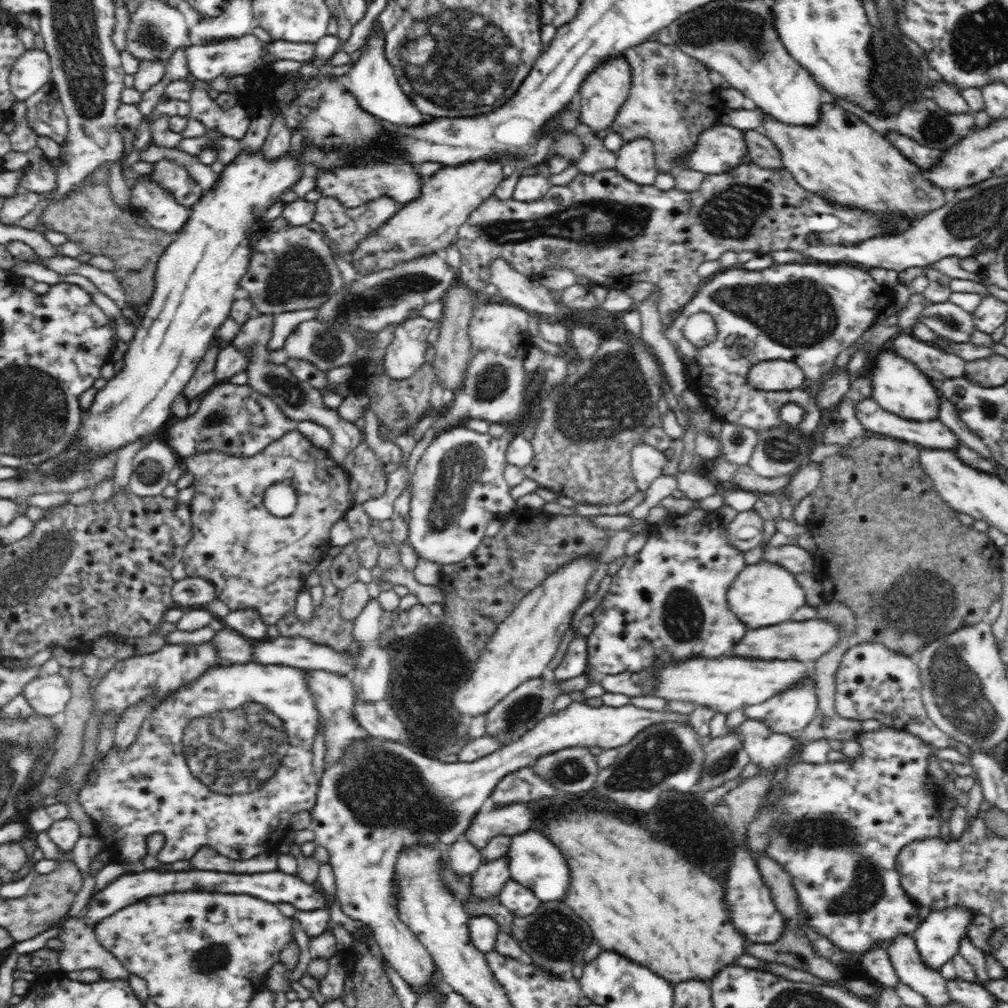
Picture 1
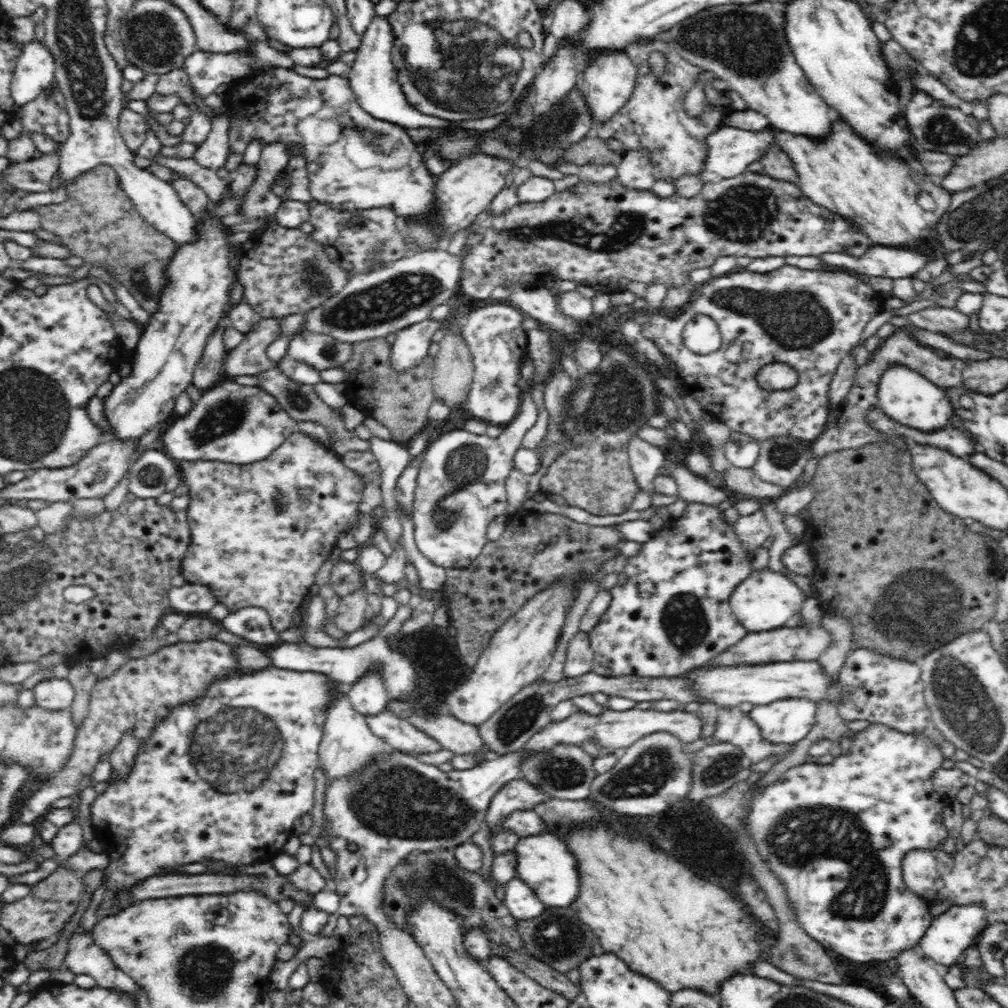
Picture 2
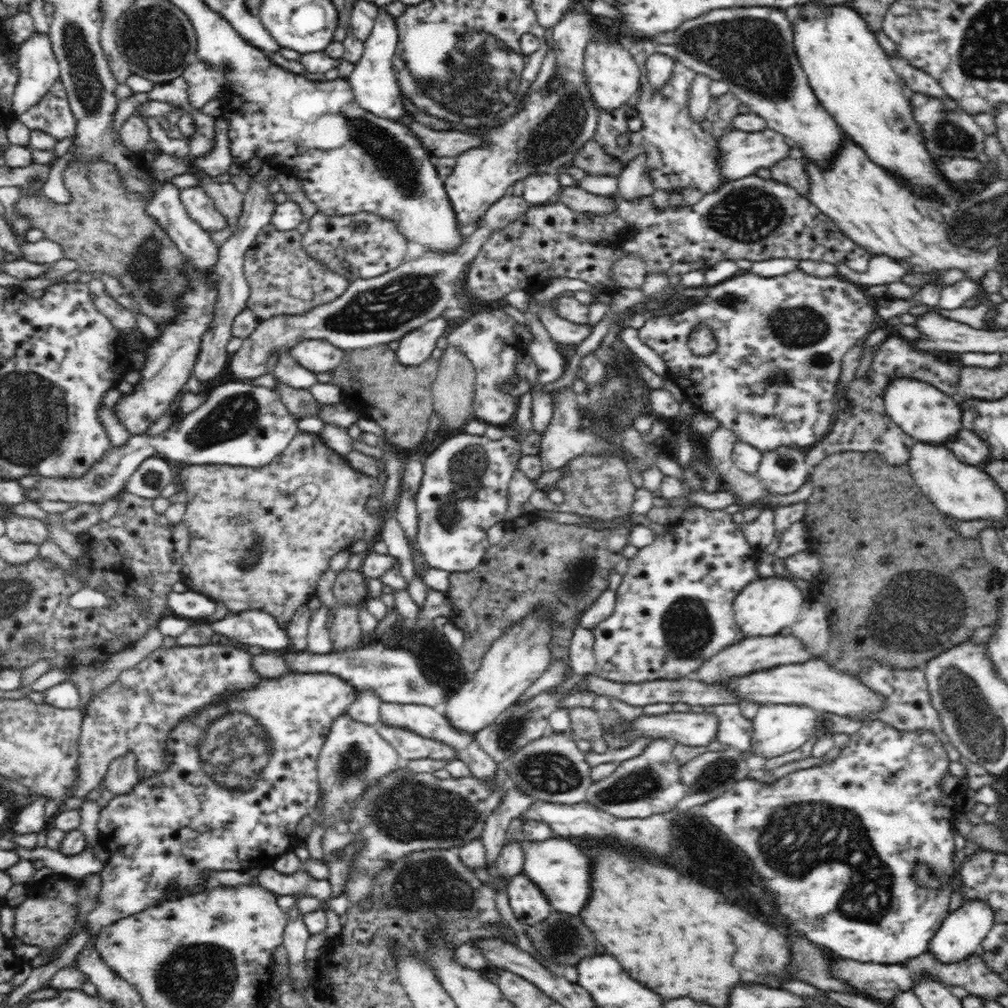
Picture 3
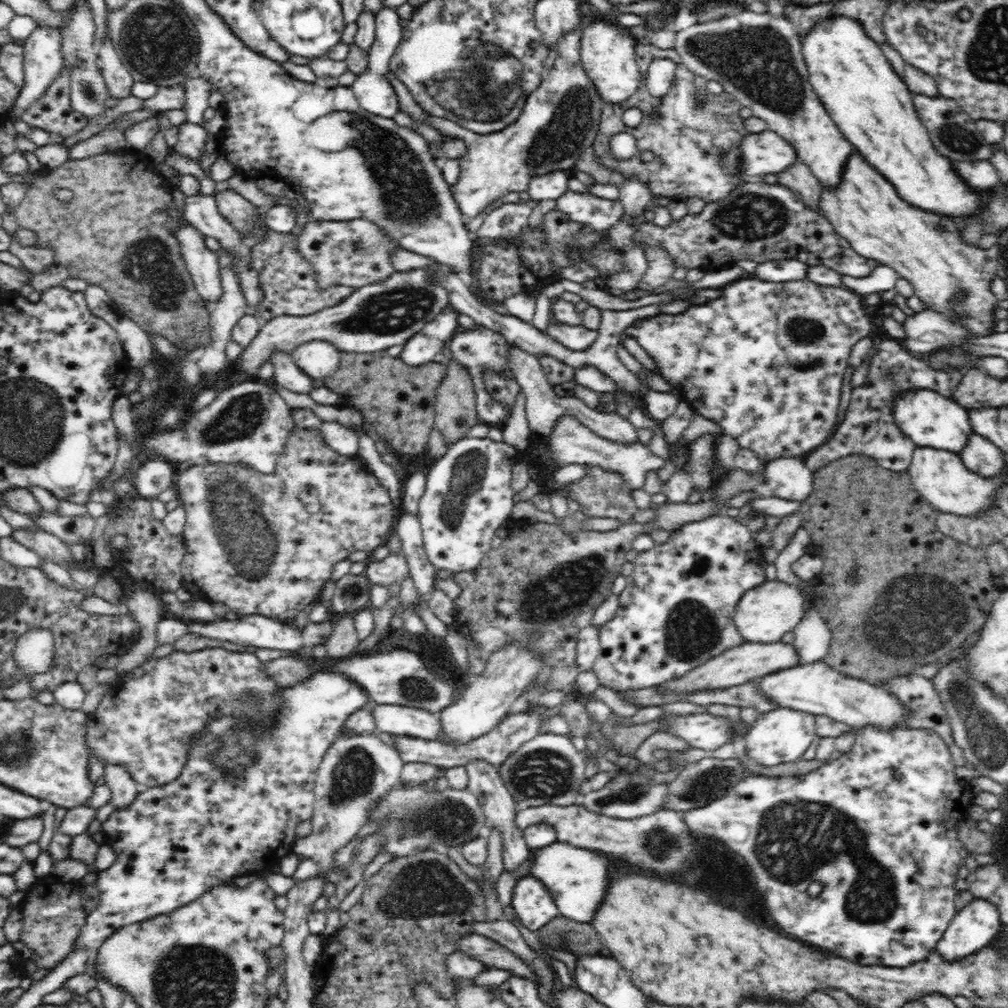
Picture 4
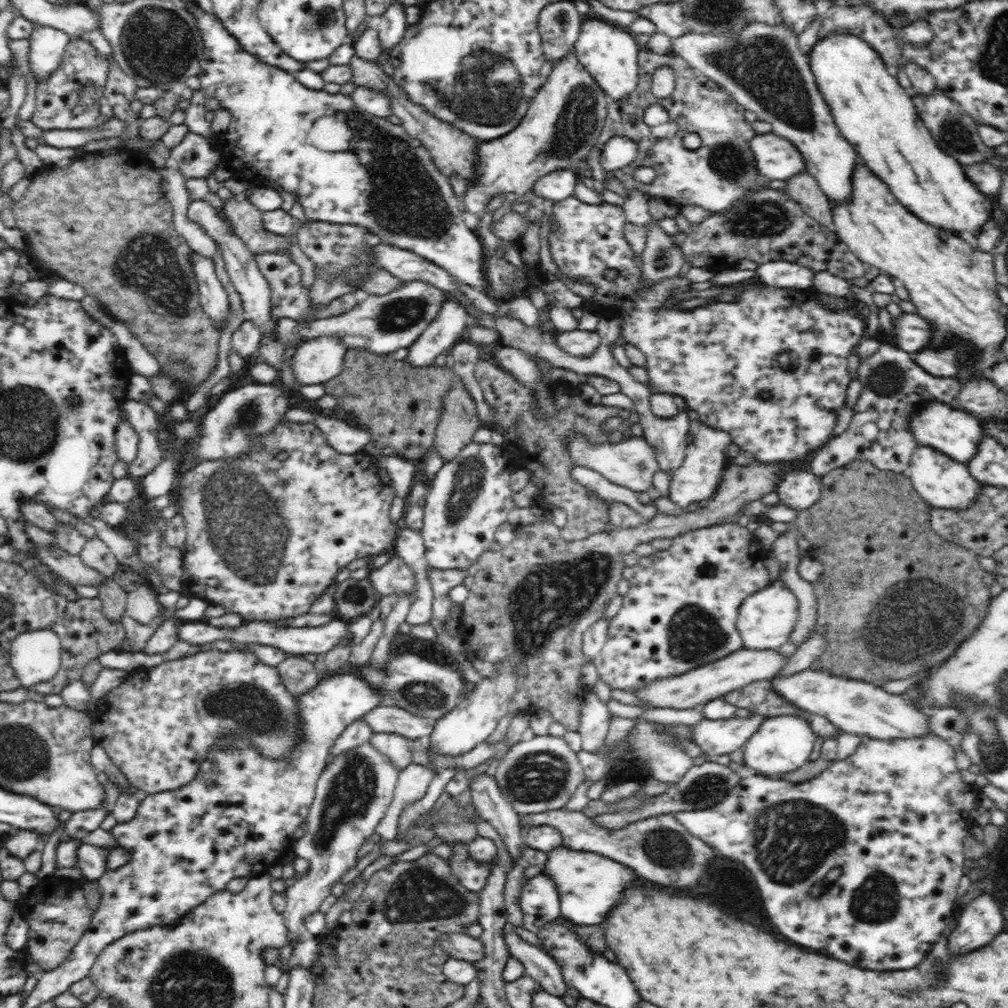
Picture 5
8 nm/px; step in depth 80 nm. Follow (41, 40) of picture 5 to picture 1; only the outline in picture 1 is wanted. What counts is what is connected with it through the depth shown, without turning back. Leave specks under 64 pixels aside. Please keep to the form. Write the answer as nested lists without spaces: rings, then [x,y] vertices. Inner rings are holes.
[[[27,49],[11,68],[9,83],[17,101],[25,101],[40,88],[50,86],[50,81],[50,58],[45,50]]]

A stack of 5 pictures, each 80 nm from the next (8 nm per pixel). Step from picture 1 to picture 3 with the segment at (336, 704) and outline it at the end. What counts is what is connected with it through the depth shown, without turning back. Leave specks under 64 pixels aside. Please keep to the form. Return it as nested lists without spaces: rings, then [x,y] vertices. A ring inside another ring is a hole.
[[[348,712],[346,714],[340,714],[332,726],[330,726],[330,732],[326,736],[326,743],[322,746],[319,759],[317,762],[318,780],[319,780],[319,796],[322,796],[324,800],[324,820],[322,826],[326,828],[334,828],[336,826],[340,831],[346,829],[348,822],[350,822],[350,800],[362,796],[366,792],[366,788],[370,786],[376,786],[378,782],[382,782],[382,778],[390,772],[396,772],[398,768],[398,757],[397,751],[380,736],[380,733],[376,731],[374,726],[364,724],[354,720]]]

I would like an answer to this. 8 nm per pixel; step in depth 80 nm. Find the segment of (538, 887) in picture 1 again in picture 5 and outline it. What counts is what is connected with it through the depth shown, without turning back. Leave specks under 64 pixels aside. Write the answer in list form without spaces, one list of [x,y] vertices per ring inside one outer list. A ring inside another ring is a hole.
[[[558,846],[546,852],[546,864],[541,874],[554,879],[560,893],[561,917],[582,926],[602,925],[610,910],[620,904],[624,890],[638,882],[638,874],[611,858],[570,847]]]

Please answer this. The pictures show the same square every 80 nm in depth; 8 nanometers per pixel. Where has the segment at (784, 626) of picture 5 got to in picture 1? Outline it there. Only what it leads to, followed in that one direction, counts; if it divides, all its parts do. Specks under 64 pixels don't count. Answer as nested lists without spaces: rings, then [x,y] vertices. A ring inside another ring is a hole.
[[[766,560],[744,566],[728,588],[727,602],[730,611],[750,629],[786,622],[800,607],[807,605],[804,589],[795,579],[795,574]]]

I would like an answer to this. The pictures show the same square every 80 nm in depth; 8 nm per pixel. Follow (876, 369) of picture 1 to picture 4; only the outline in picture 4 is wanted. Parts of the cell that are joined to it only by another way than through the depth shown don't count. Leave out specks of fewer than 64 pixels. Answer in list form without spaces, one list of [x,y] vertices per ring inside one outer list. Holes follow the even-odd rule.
[[[902,390],[892,402],[892,415],[902,432],[917,446],[947,450],[957,455],[960,455],[962,448],[968,444],[968,436],[973,433],[968,411],[951,398],[944,398],[934,390]]]

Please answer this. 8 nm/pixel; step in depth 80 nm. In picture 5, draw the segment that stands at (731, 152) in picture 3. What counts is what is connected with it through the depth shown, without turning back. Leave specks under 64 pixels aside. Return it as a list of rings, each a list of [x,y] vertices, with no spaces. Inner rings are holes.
[[[773,132],[757,134],[750,142],[758,174],[768,180],[788,180],[807,170],[802,153],[794,143]]]

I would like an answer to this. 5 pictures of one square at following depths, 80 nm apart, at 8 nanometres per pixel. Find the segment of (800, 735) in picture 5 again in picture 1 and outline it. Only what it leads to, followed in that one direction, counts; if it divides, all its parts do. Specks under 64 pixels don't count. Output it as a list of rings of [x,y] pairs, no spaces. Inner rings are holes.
[[[812,678],[774,694],[762,704],[745,706],[748,719],[763,722],[771,732],[796,738],[816,716],[817,694]]]

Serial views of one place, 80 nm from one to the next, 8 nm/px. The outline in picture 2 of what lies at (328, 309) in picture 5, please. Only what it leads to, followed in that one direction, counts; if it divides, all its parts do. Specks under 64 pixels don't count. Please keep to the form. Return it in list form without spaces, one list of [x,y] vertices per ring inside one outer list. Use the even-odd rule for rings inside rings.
[[[274,218],[252,231],[250,238],[243,244],[242,250],[240,268],[237,270],[238,280],[244,287],[245,302],[262,319],[280,319],[290,314],[304,315],[326,302],[328,298],[332,298],[332,295],[338,294],[349,279],[347,272],[330,261],[328,253],[319,242],[311,240],[308,234],[298,228],[286,228],[278,224]]]

